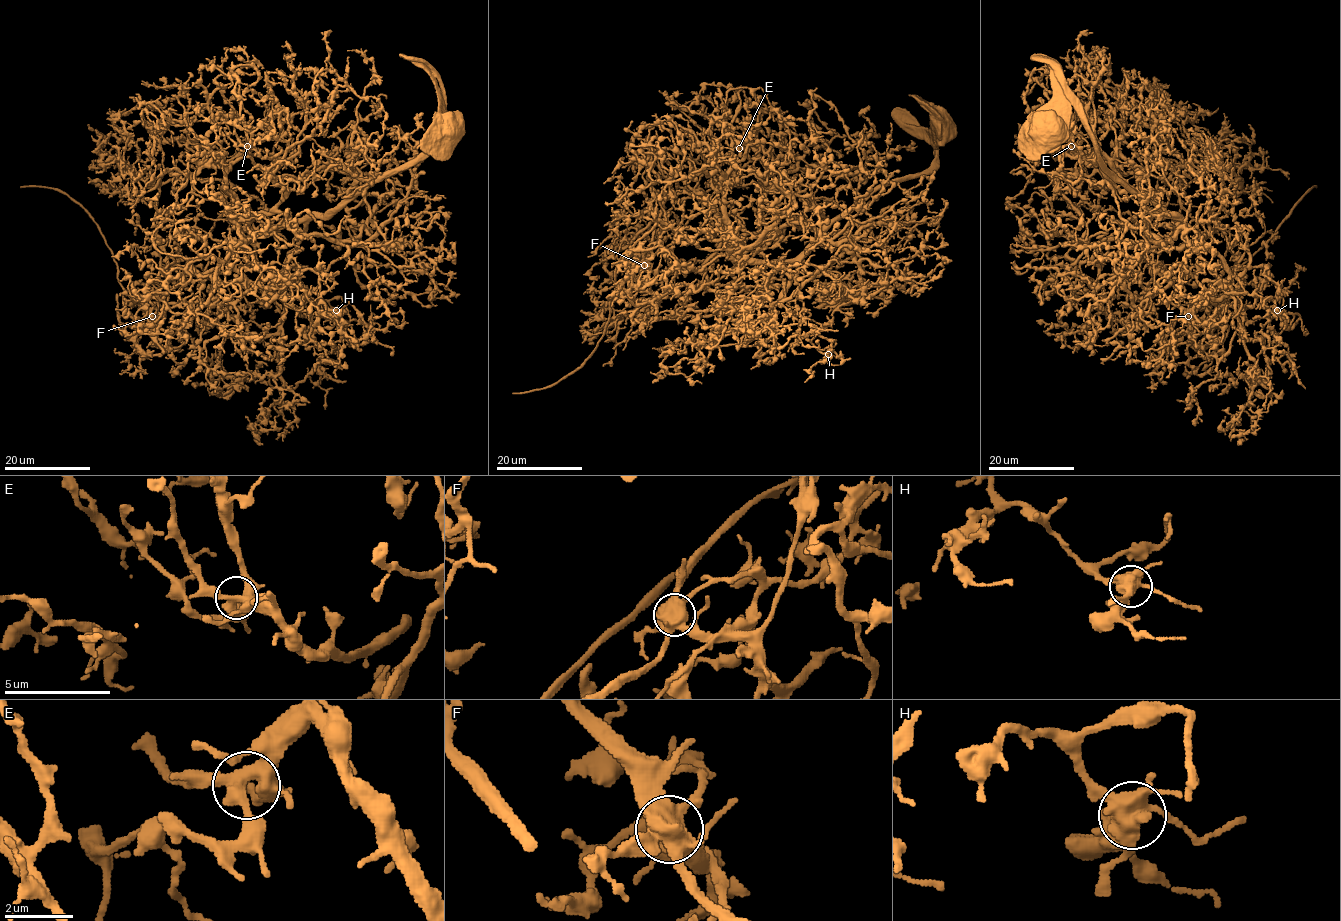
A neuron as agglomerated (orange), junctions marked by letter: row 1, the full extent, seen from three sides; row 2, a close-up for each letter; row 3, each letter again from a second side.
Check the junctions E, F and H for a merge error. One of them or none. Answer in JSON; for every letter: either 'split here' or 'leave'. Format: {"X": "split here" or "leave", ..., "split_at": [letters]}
{"E": "leave", "F": "split here", "H": "leave", "split_at": ["F"]}

